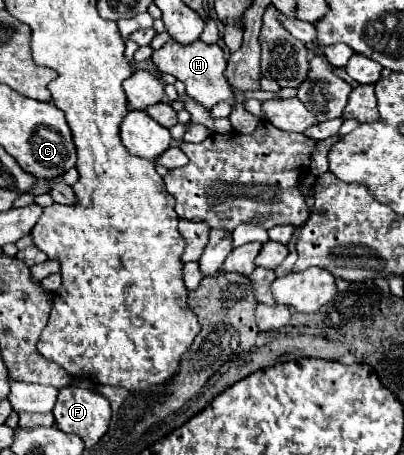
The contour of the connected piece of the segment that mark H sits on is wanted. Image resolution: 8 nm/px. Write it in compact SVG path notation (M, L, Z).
M195 41L191 45L179 45L179 43L167 43L161 49L153 51L153 63L159 71L173 75L175 79L185 83L185 91L189 97L193 97L197 103L201 103L205 109L211 109L219 101L227 101L233 97L233 89L225 77L227 59L219 45L207 45L203 41Z

